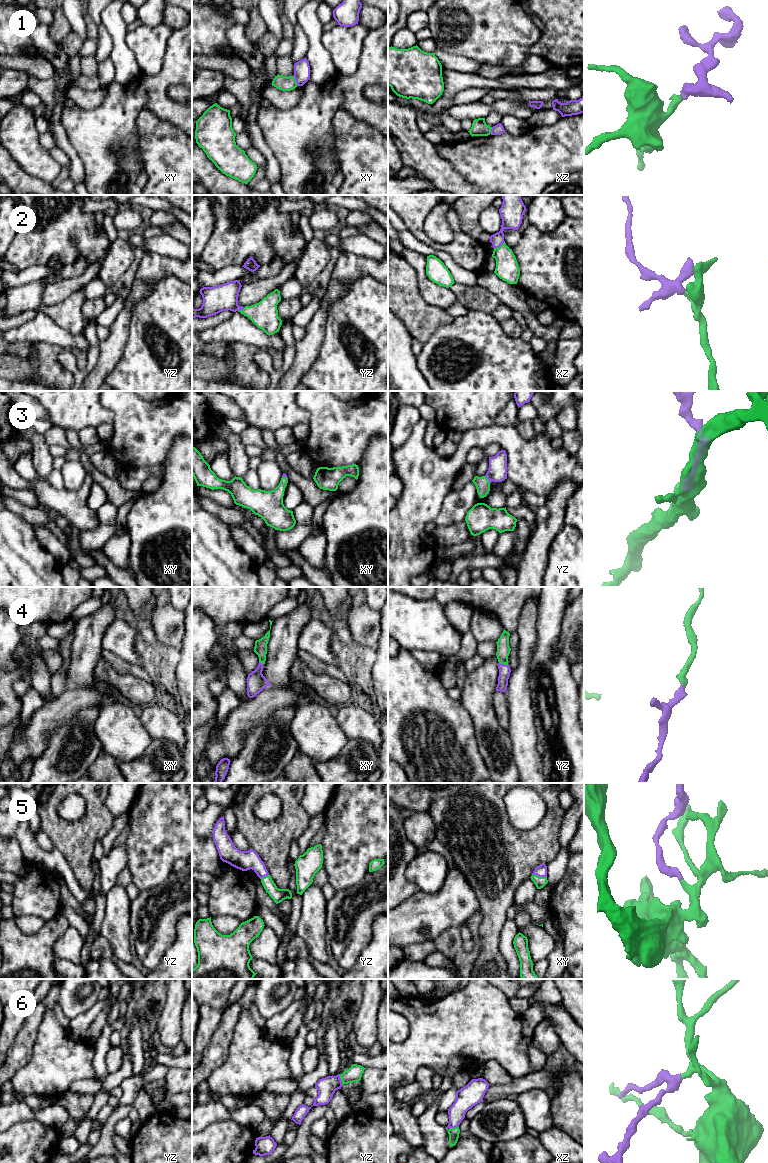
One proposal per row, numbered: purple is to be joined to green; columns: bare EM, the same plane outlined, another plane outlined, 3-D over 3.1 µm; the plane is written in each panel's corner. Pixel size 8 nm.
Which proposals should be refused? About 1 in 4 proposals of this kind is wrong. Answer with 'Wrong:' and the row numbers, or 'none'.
Wrong: 1

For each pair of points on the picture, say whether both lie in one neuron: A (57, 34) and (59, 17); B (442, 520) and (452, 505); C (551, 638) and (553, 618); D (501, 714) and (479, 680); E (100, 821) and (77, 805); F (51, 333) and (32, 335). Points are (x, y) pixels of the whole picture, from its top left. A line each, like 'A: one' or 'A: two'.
A: one
B: one
C: one
D: two
E: two
F: one

